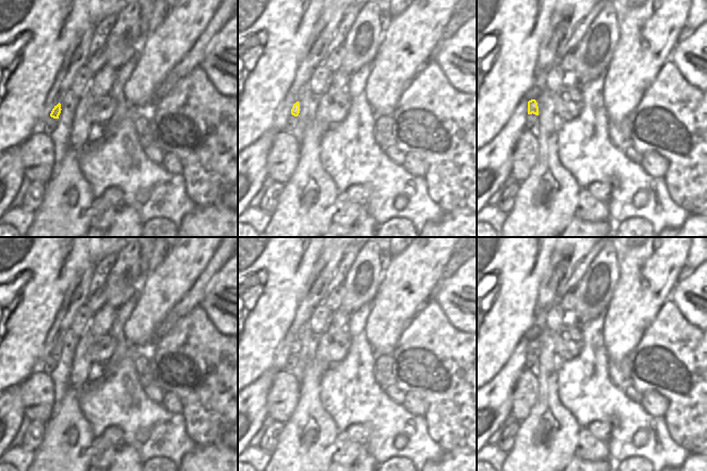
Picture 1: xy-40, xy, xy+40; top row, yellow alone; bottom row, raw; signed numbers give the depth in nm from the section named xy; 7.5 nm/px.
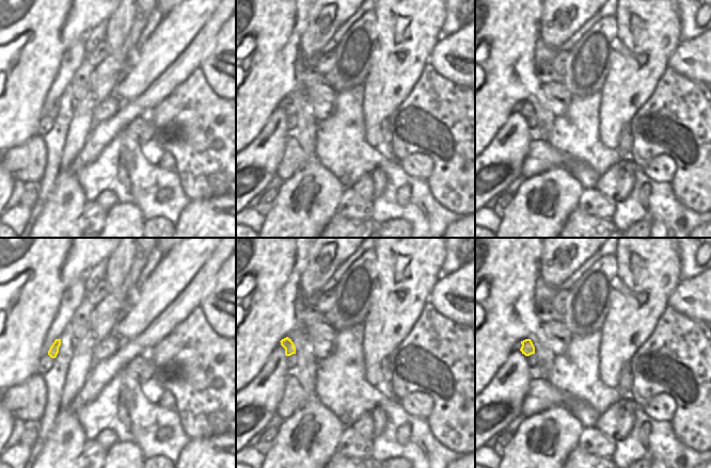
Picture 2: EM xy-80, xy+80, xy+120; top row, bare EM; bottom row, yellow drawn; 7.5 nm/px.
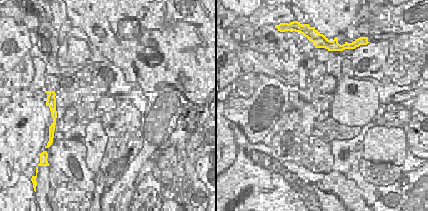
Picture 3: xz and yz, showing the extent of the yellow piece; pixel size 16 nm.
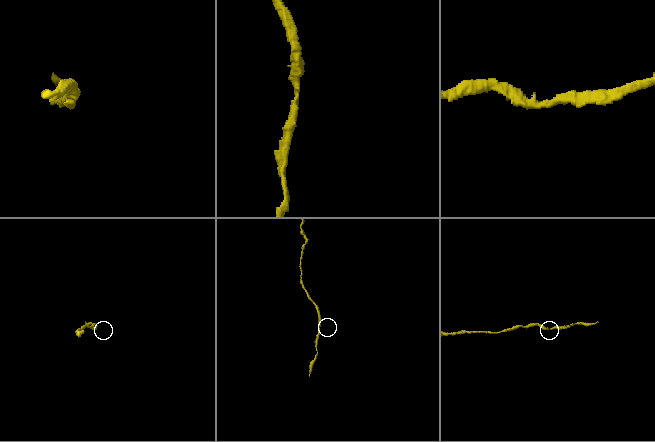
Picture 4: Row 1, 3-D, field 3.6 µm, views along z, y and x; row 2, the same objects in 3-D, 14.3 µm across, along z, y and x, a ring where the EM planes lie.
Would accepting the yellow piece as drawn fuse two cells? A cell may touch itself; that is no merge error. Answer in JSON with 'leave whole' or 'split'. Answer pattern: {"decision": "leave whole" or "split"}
{"decision": "leave whole"}

